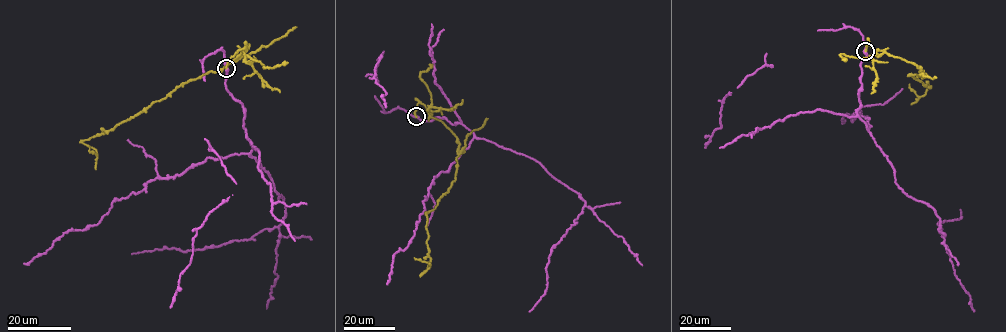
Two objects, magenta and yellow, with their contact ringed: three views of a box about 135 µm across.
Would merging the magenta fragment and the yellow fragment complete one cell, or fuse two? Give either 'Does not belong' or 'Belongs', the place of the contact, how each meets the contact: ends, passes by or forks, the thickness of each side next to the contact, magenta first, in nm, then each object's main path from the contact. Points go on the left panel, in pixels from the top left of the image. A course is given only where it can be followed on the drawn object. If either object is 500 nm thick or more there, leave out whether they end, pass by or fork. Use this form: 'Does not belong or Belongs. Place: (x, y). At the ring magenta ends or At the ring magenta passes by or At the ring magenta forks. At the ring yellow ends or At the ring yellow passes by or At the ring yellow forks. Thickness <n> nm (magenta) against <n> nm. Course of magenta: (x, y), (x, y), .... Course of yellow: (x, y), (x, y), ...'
Does not belong. Place: (226, 68). At the ring magenta passes by. At the ring yellow ends. Thickness 440 nm (magenta) against 180 nm. Course of magenta: (226, 67), (226, 90), (242, 104), (250, 155), (283, 198), (283, 222), (217, 246), (131, 254). Course of yellow: (226, 67), (229, 59), (249, 45), (223, 68), (181, 83), (141, 112), (82, 141), (89, 148)

